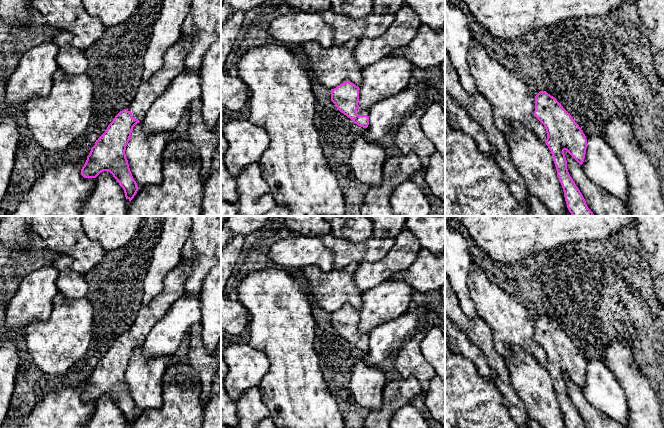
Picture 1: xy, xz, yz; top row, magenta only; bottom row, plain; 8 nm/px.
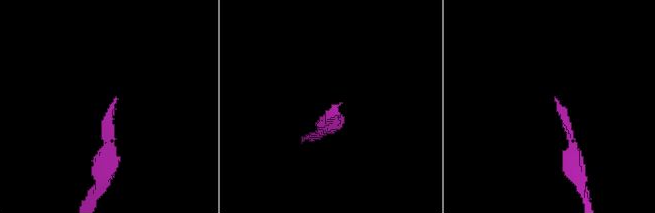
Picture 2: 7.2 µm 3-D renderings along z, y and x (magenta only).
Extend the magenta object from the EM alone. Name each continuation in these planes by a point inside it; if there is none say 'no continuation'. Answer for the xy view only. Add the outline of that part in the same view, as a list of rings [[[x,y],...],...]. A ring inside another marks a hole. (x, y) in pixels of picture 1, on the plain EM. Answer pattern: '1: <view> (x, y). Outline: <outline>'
1: xy (150, 314). Outline: [[[191,260],[181,263],[164,278],[163,288],[149,303],[142,304],[136,319],[126,332],[132,341],[143,345],[150,330],[164,317],[172,304],[184,295],[184,285],[192,271]]]

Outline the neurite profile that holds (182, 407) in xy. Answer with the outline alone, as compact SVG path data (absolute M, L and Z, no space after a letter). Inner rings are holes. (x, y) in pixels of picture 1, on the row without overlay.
M170 364L163 375L163 404L157 409L148 409L139 413L129 428L203 428L203 407L201 399L201 382L190 364Z

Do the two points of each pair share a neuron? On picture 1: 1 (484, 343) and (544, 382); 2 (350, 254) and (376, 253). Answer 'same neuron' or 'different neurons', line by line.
1: different neurons
2: same neuron

